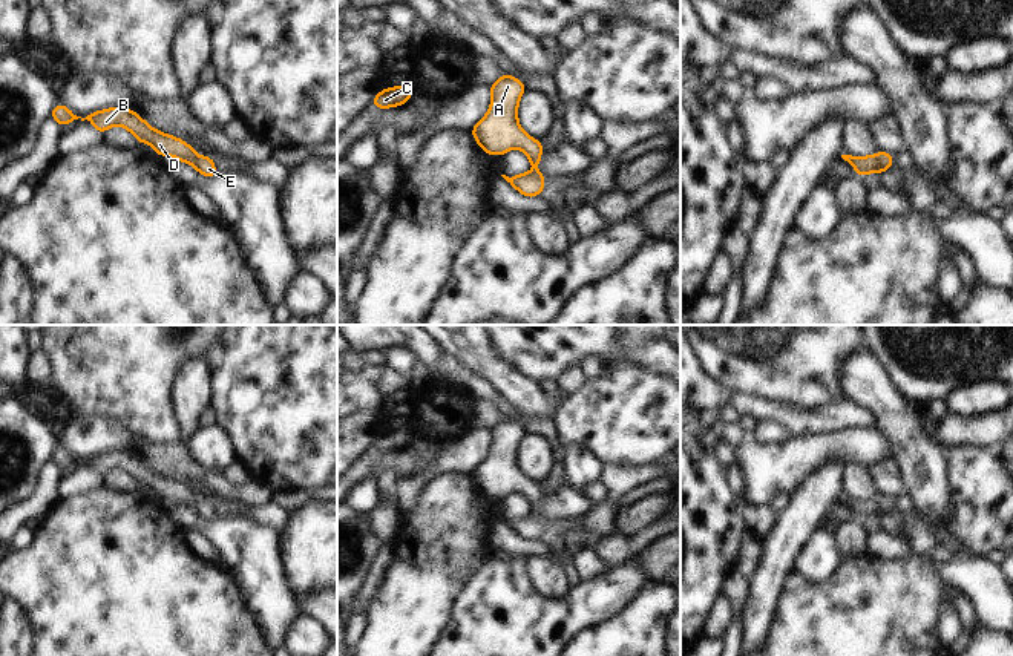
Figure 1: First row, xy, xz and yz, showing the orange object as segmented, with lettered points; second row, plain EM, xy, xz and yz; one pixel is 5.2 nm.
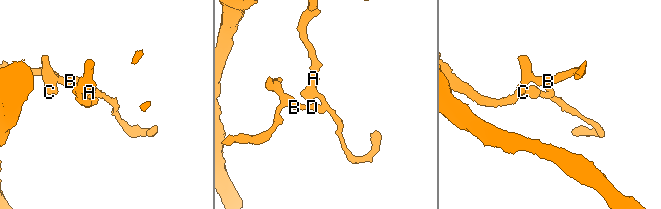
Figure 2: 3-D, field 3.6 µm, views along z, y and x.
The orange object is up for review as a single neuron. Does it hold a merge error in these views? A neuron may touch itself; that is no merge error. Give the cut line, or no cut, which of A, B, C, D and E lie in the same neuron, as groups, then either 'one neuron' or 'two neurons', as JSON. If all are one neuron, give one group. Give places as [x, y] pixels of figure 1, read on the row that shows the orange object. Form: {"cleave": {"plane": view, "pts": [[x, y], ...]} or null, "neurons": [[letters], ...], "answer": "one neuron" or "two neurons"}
{"cleave": {"plane": "yz", "pts": [[875, 155], [883, 170]]}, "neurons": [["A", "E"], ["B", "C", "D"]], "answer": "two neurons"}

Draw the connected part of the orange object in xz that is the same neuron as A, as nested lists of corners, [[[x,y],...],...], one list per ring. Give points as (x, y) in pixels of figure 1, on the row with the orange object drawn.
[[[506,74],[490,84],[492,101],[489,112],[474,126],[470,133],[475,136],[477,144],[487,155],[504,155],[510,149],[523,150],[530,159],[530,169],[533,167],[533,173],[543,178],[543,172],[536,169],[541,161],[543,143],[529,136],[518,124],[518,101],[526,92],[526,87],[521,80],[513,78]]]

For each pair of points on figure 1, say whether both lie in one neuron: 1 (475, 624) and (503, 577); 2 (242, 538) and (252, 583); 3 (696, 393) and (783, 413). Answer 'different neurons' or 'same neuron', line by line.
1: same neuron
2: same neuron
3: different neurons

